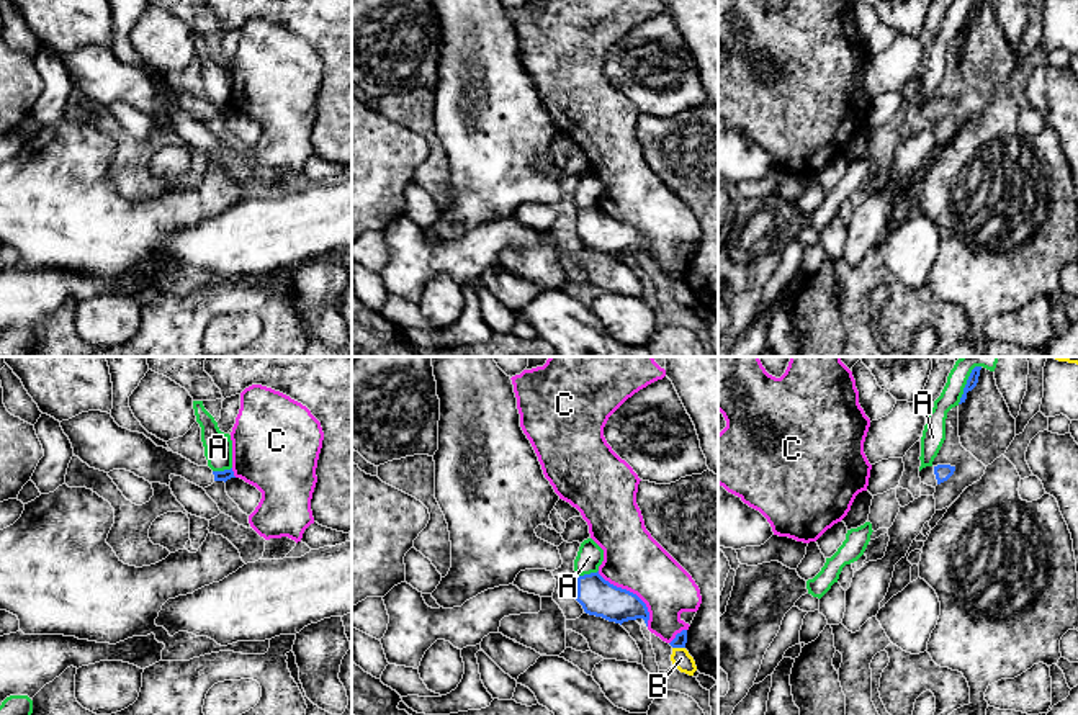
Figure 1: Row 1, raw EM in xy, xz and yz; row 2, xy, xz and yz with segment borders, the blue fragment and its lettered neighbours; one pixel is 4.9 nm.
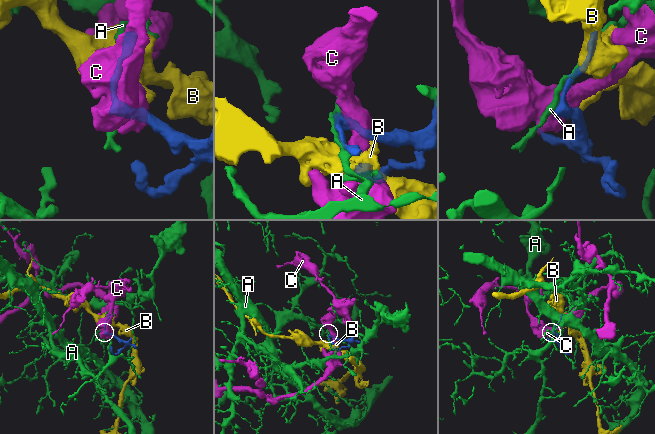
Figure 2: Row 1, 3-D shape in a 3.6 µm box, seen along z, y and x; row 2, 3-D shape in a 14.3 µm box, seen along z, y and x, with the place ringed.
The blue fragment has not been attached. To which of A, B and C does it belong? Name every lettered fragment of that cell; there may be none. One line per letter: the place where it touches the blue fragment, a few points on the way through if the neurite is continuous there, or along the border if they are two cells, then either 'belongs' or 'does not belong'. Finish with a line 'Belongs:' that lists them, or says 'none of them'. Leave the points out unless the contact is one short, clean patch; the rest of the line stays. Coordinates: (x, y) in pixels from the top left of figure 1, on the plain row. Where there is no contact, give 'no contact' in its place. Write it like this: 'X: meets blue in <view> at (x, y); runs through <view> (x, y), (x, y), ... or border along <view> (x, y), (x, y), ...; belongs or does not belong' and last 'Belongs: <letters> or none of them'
A: meets blue in yz at (965, 18); does not belong
B: meets blue in xz at (679, 280); border along xz (673, 280), (684, 282); does not belong
C: meets blue in xz at (632, 226); does not belong
Belongs: none of them

